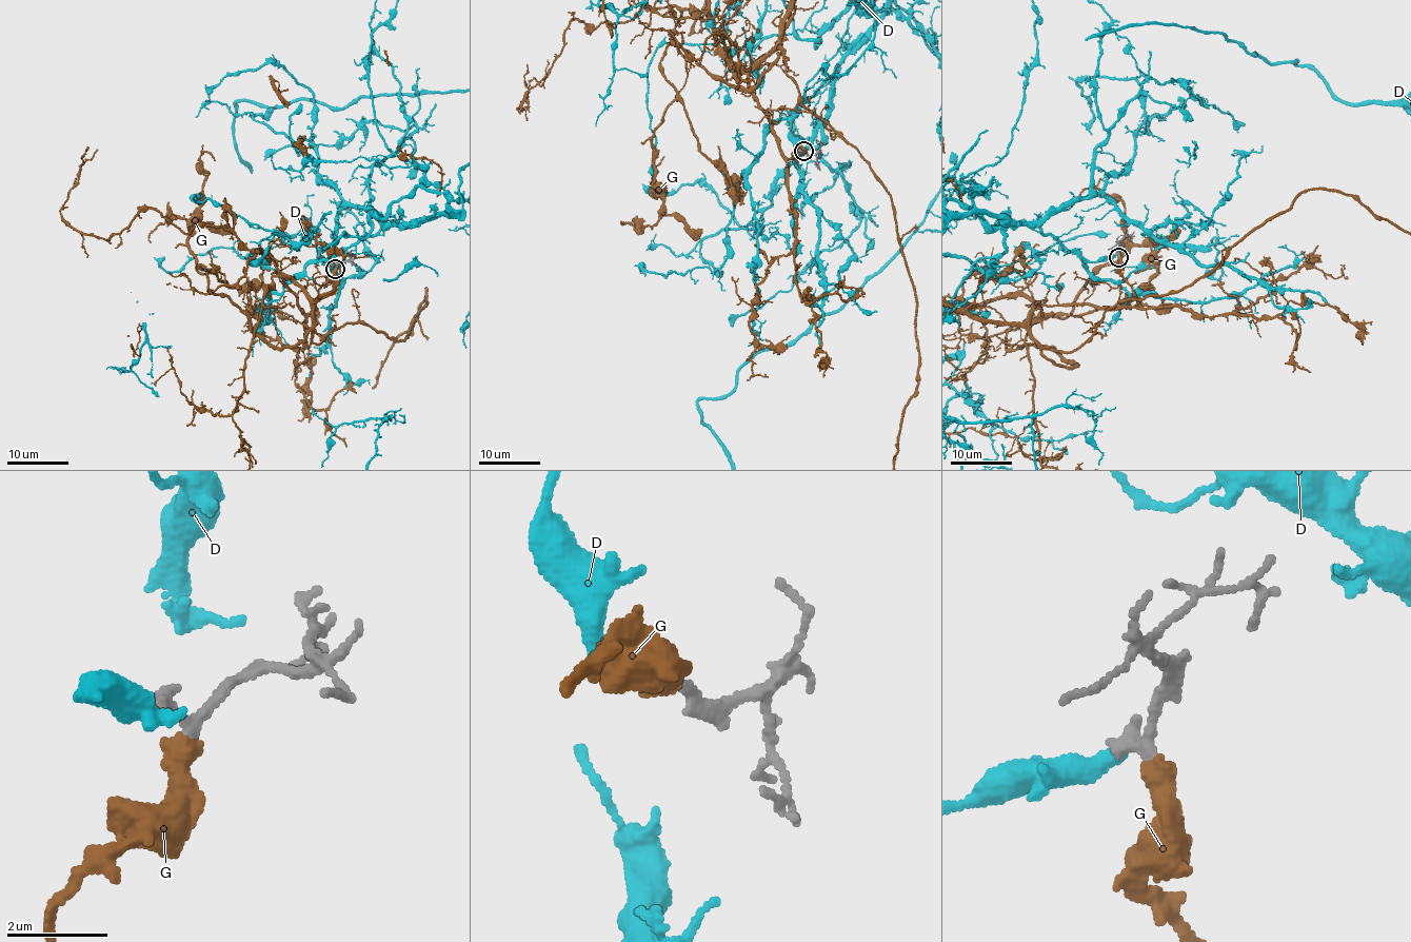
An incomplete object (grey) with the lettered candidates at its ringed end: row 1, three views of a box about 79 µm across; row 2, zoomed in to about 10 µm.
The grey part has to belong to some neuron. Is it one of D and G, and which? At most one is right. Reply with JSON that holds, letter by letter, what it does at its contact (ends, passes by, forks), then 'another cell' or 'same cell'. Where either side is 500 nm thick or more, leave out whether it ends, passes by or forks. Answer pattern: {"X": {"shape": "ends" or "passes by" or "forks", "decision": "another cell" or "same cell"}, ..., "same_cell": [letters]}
{"D": {"shape": "ends", "decision": "another cell"}, "G": {"shape": "ends", "decision": "same cell"}, "same_cell": ["G"]}

